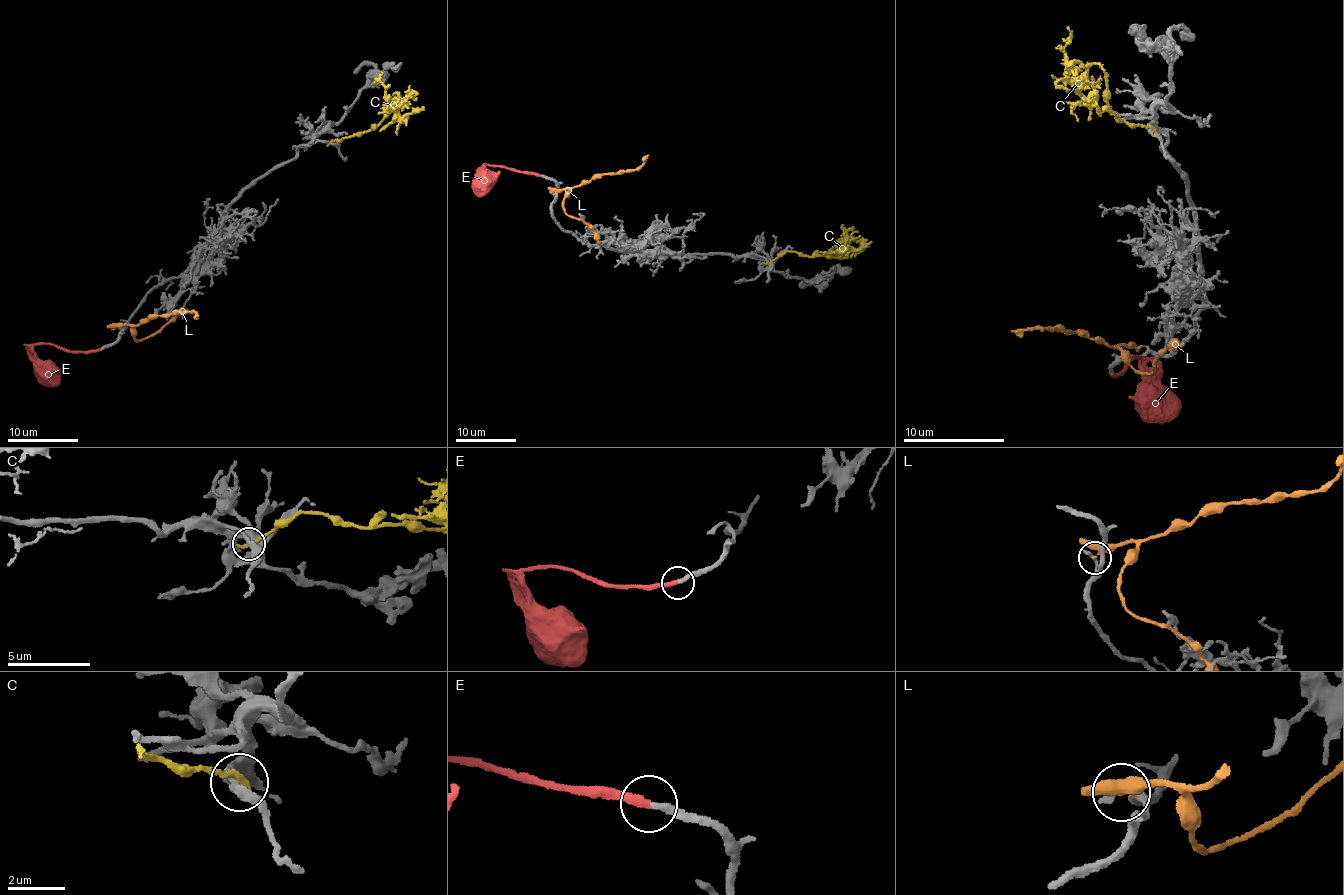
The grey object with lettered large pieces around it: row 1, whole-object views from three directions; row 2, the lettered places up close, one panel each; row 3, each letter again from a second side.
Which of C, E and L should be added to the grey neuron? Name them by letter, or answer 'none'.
E

